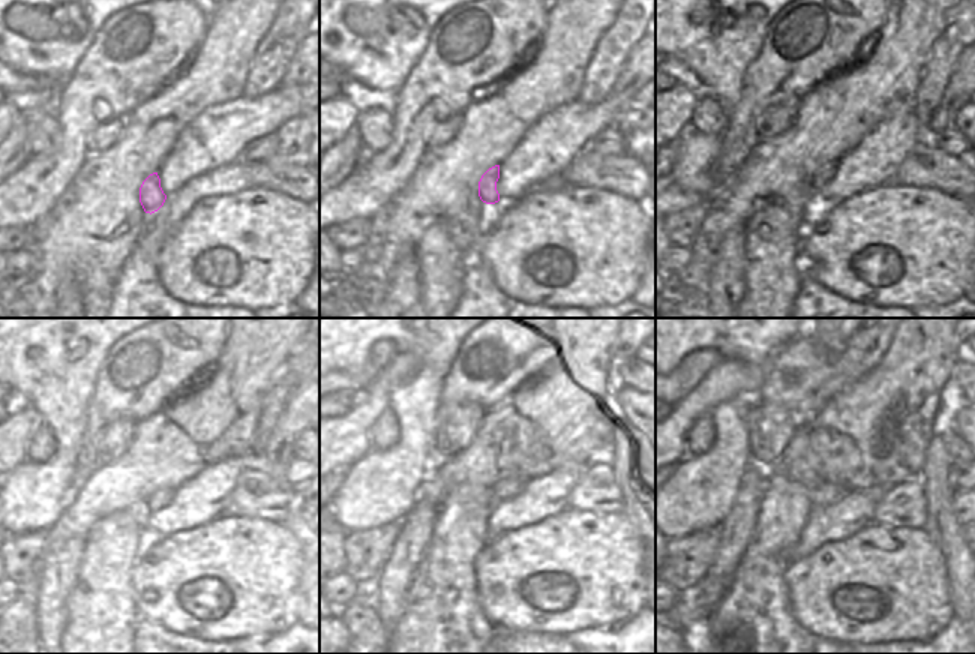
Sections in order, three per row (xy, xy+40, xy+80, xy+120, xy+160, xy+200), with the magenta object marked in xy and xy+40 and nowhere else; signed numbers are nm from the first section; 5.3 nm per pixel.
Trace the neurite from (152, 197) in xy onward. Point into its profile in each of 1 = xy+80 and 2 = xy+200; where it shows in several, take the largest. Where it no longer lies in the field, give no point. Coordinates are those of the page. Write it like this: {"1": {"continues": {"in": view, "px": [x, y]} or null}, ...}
{"1": {"continues": {"in": "xy+80", "px": [819, 182]}}, "2": {"continues": {"in": "xy+200", "px": [822, 492]}}}

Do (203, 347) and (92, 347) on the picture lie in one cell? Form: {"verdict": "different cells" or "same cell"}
{"verdict": "different cells"}

